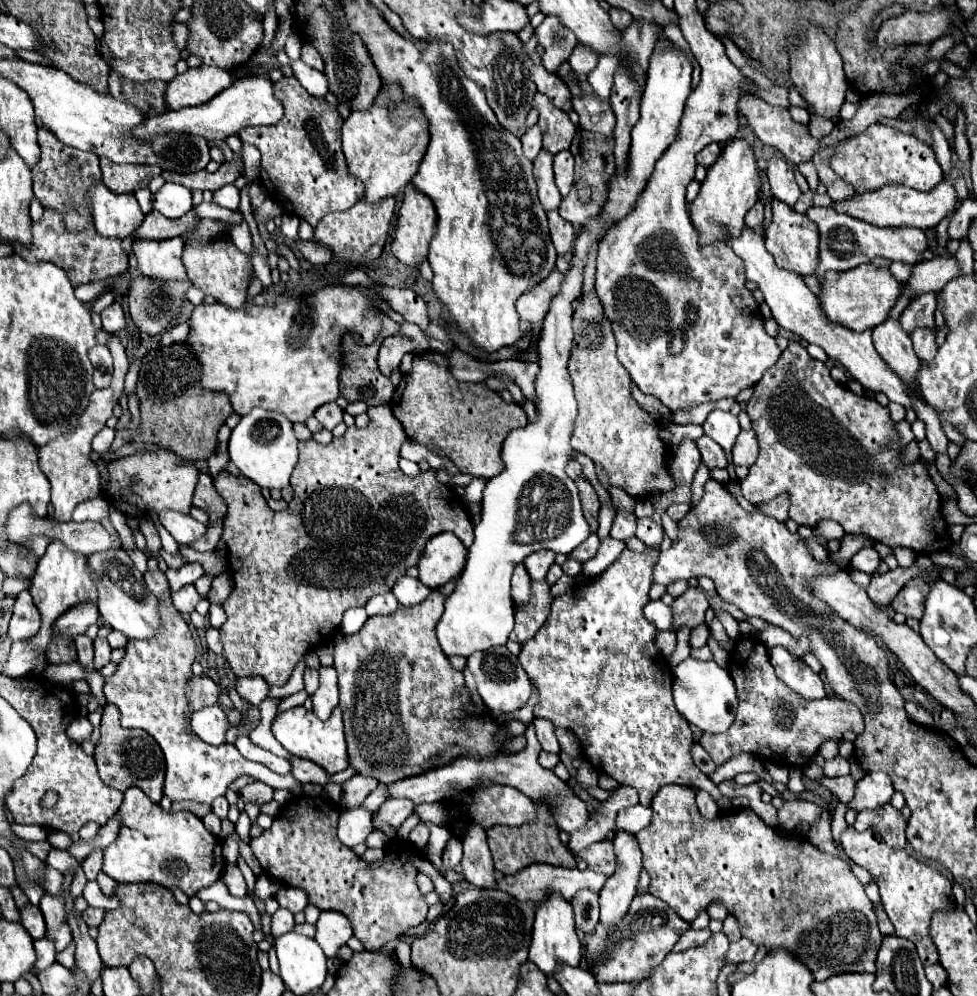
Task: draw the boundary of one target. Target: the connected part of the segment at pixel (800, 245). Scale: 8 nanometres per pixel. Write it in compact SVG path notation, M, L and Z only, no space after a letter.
M773 200L773 220L765 232L765 246L775 256L775 262L781 268L803 274L803 276L813 274L813 270L817 266L817 250L819 250L817 224L811 222L805 214L799 214L793 208L785 206L783 202Z

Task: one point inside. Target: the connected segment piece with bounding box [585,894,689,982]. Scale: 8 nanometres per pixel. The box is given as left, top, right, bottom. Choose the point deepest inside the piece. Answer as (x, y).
(651, 928)

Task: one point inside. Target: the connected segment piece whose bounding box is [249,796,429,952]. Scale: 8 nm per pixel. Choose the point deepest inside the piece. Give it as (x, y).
(301, 849)

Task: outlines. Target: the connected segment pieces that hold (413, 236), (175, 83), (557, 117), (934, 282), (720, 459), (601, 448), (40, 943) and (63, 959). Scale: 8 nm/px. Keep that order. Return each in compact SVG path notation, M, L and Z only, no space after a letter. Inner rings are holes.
M413 184L405 188L405 198L399 208L397 230L391 242L393 254L407 266L417 266L427 258L429 242L435 234L435 206L429 196Z
M201 64L199 68L189 68L187 72L177 74L169 82L165 100L169 102L169 110L199 106L215 98L221 90L225 90L231 84L233 84L233 76L229 70Z
M537 92L533 96L533 108L539 112L539 128L543 132L543 148L555 156L561 150L569 150L571 140L577 132L577 126L569 120L567 112L551 104L551 100Z
M937 254L933 260L919 262L913 266L911 278L909 282L905 282L905 290L911 290L913 296L929 290L939 292L947 282L959 278L959 274L961 274L959 260L953 254L949 256Z
M701 436L699 438L699 450L701 450L701 456L703 456L703 464L709 470L727 466L727 458L725 458L723 448L717 442L713 442L709 436Z
M595 292L581 296L573 312L573 332L575 340L567 366L579 402L579 414L571 436L573 450L589 456L601 466L605 480L599 480L599 484L605 490L617 486L633 498L645 498L649 492L673 490L675 480L669 474L669 448L659 434L661 422L645 412L631 396L631 376L615 356L617 342Z
M49 938L35 940L35 952L37 952L37 962L33 966L33 974L37 974L37 970L45 970L47 966L51 966L55 962L57 950Z
M72 941L72 944L68 946L63 952L57 954L56 961L63 965L64 967L71 969L75 962L75 943Z

